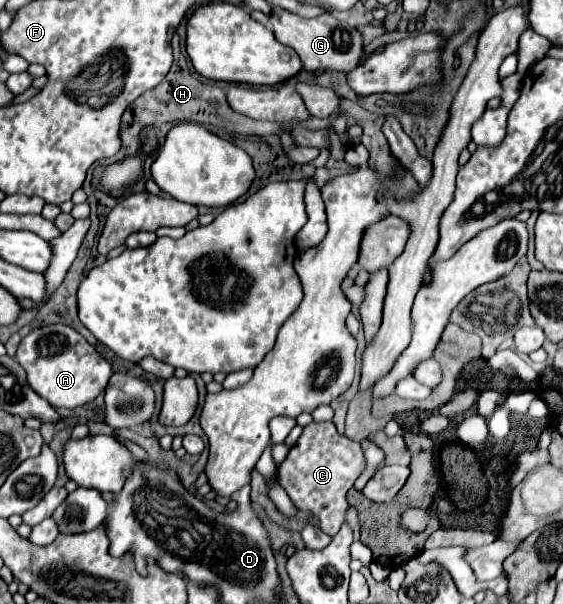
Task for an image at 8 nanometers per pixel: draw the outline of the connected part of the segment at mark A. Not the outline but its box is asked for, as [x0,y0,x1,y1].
[18,324,112,408]

